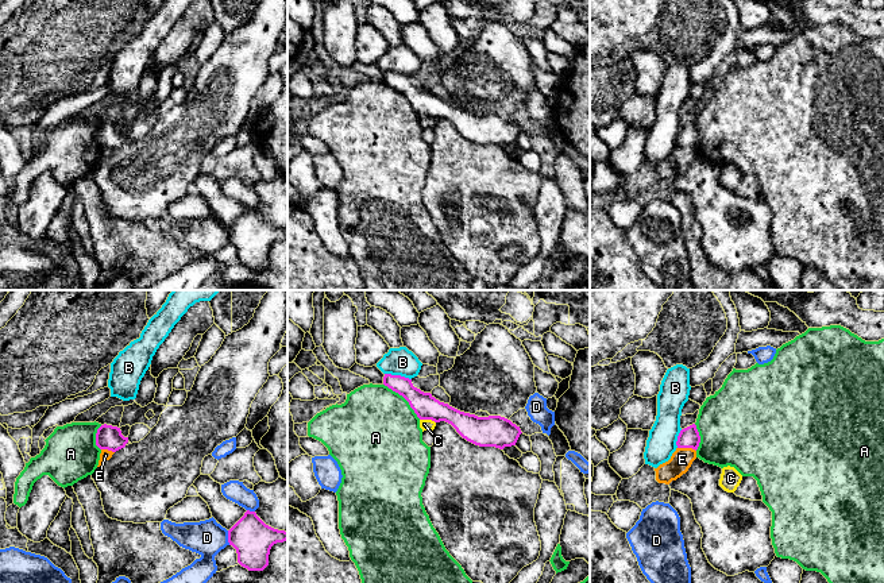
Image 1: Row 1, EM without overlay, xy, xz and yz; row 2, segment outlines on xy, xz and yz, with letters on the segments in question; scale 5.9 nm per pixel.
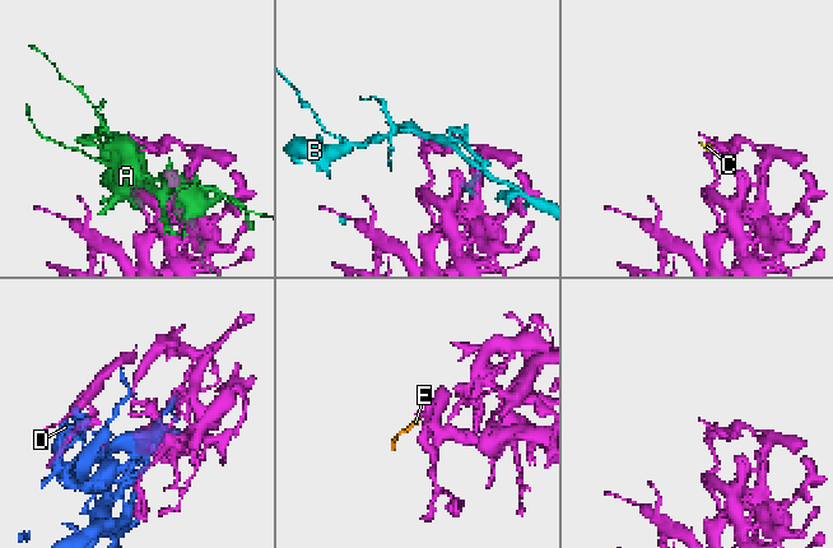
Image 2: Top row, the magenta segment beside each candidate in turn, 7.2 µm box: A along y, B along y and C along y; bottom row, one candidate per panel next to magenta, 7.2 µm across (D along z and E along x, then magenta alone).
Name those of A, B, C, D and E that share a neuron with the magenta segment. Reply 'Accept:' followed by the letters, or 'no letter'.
Accept: no letter

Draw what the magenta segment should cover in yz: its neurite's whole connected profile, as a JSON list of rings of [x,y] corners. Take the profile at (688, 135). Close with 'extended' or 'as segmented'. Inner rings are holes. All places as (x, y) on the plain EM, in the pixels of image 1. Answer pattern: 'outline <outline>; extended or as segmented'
outline [[[692,121],[680,128],[676,143],[678,146],[692,146],[696,148],[699,144],[699,140],[700,140],[699,130],[696,127],[696,123]]]; as segmented

